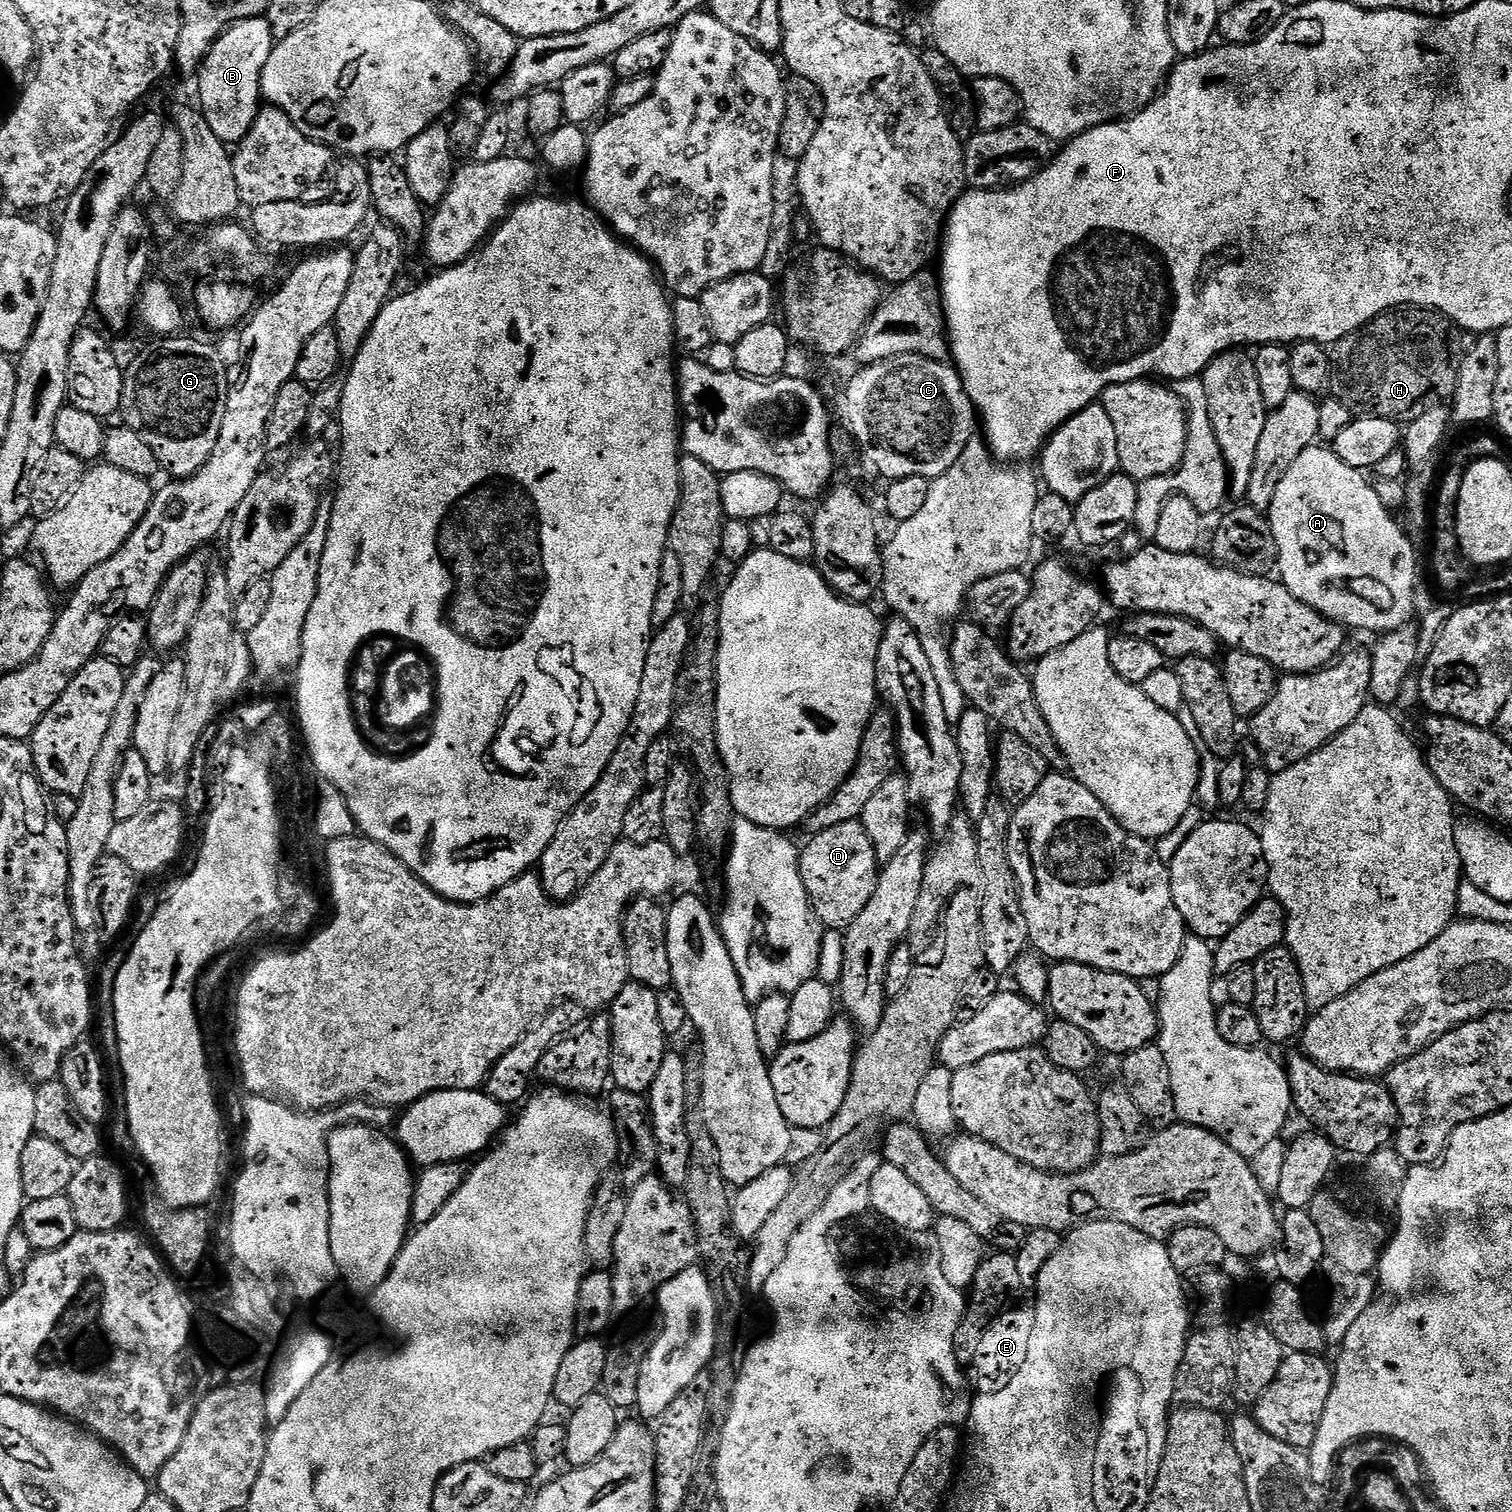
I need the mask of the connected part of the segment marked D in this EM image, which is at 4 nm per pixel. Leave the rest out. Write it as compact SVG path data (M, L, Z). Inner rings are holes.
M859 820L822 830L822 834L807 842L809 844L803 845L800 854L800 873L812 909L825 929L847 929L854 918L862 914L866 902L874 895L874 886L878 886L882 861L876 857L874 842L870 842L870 834L866 834Z

